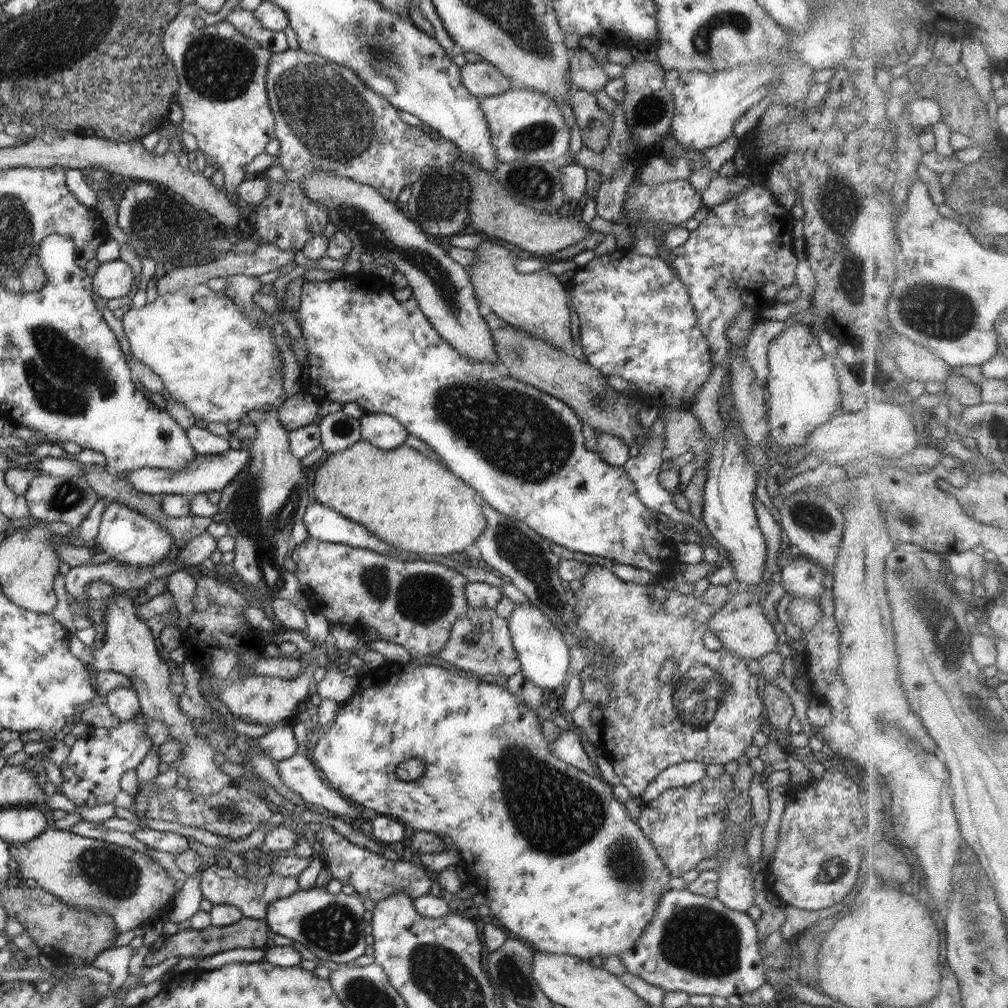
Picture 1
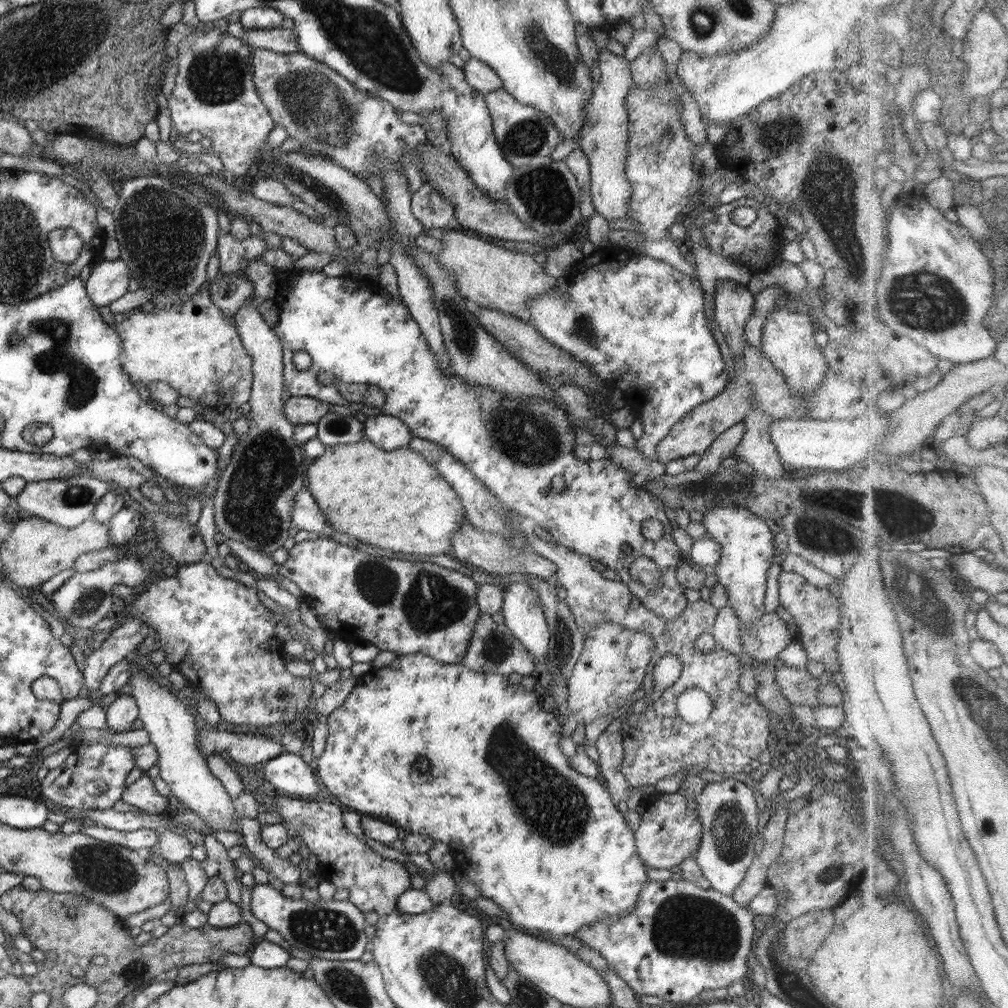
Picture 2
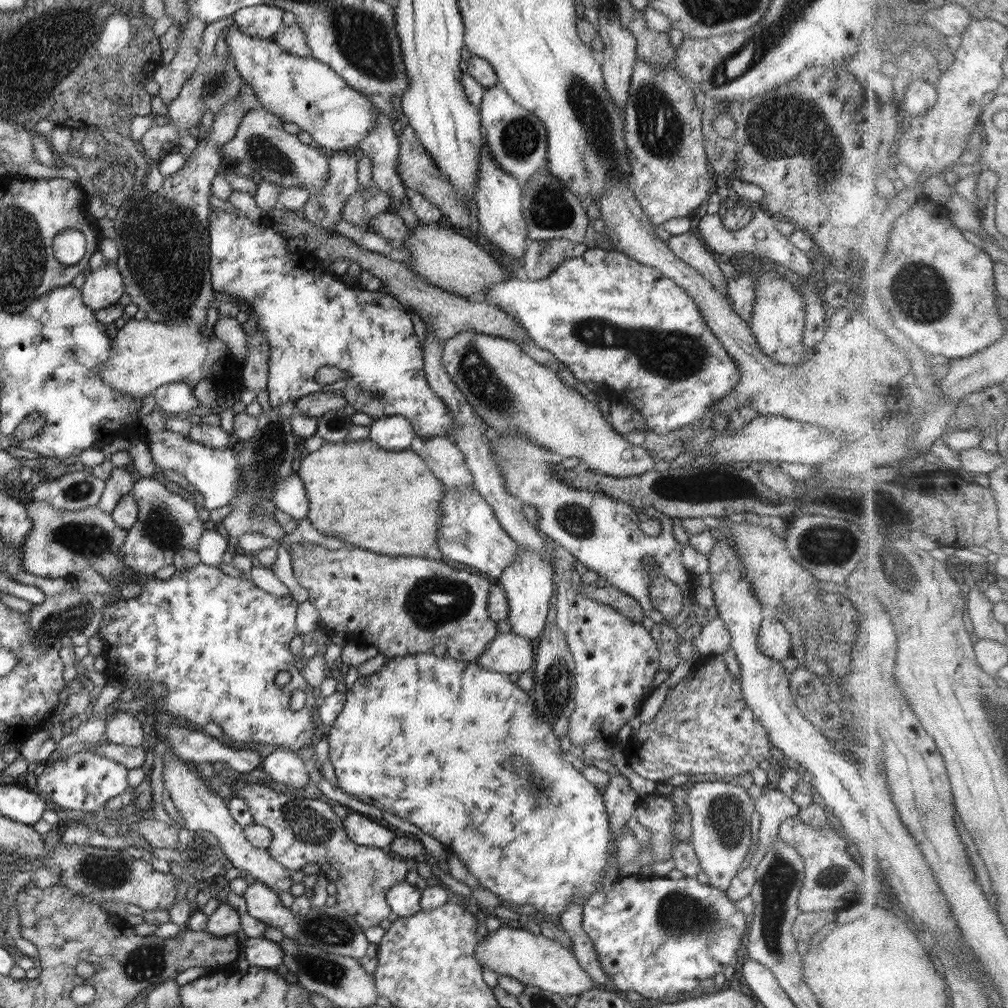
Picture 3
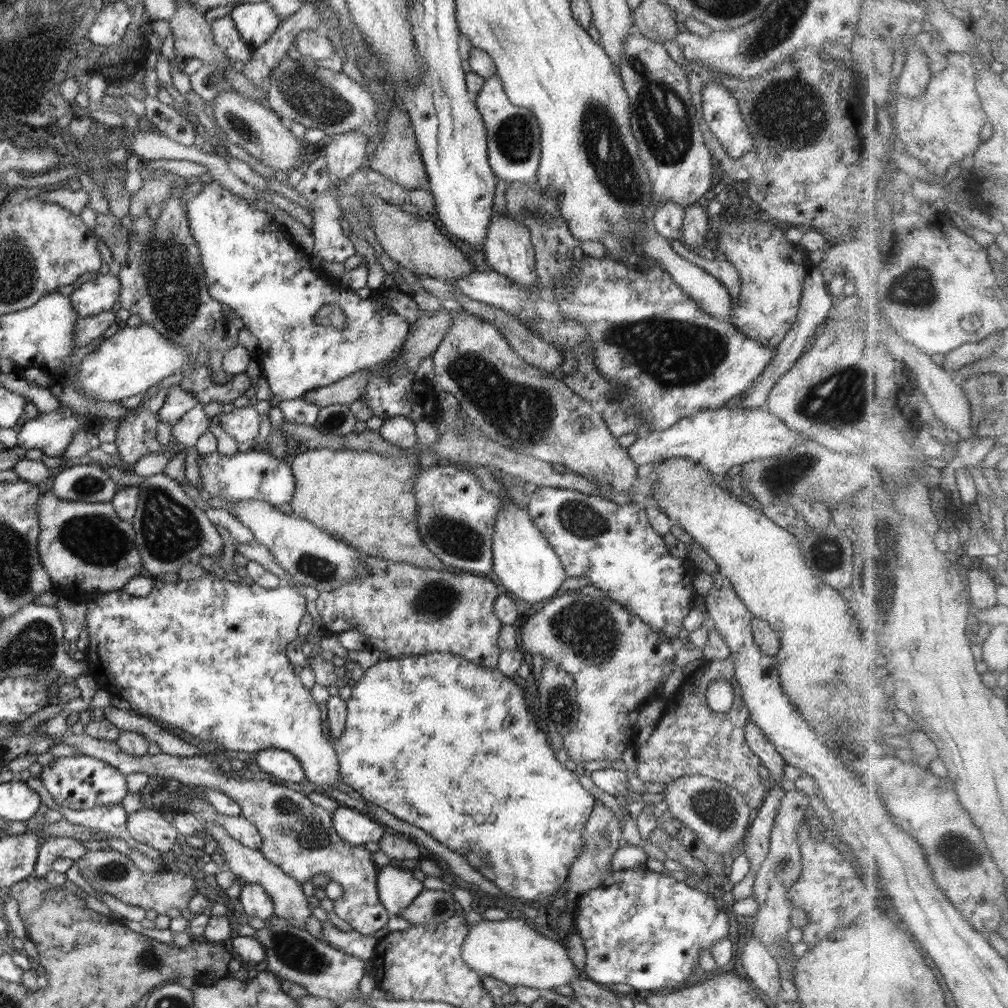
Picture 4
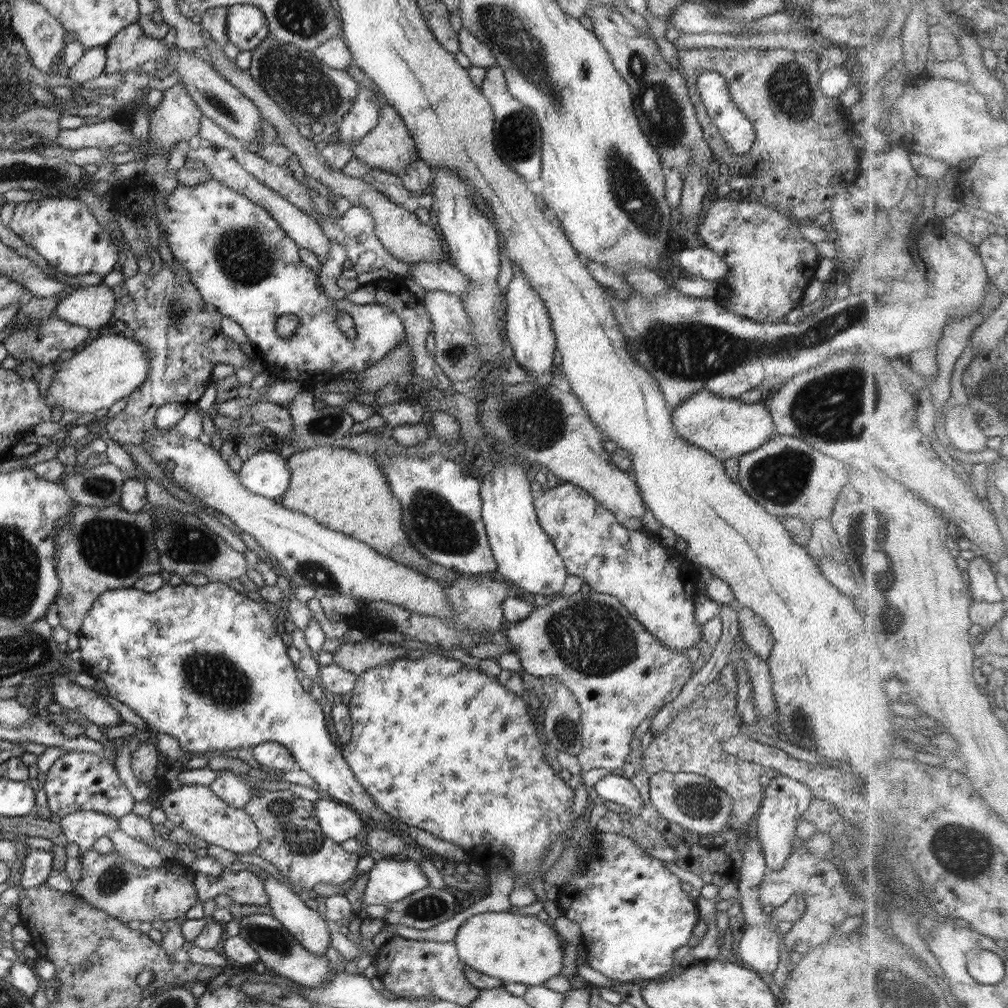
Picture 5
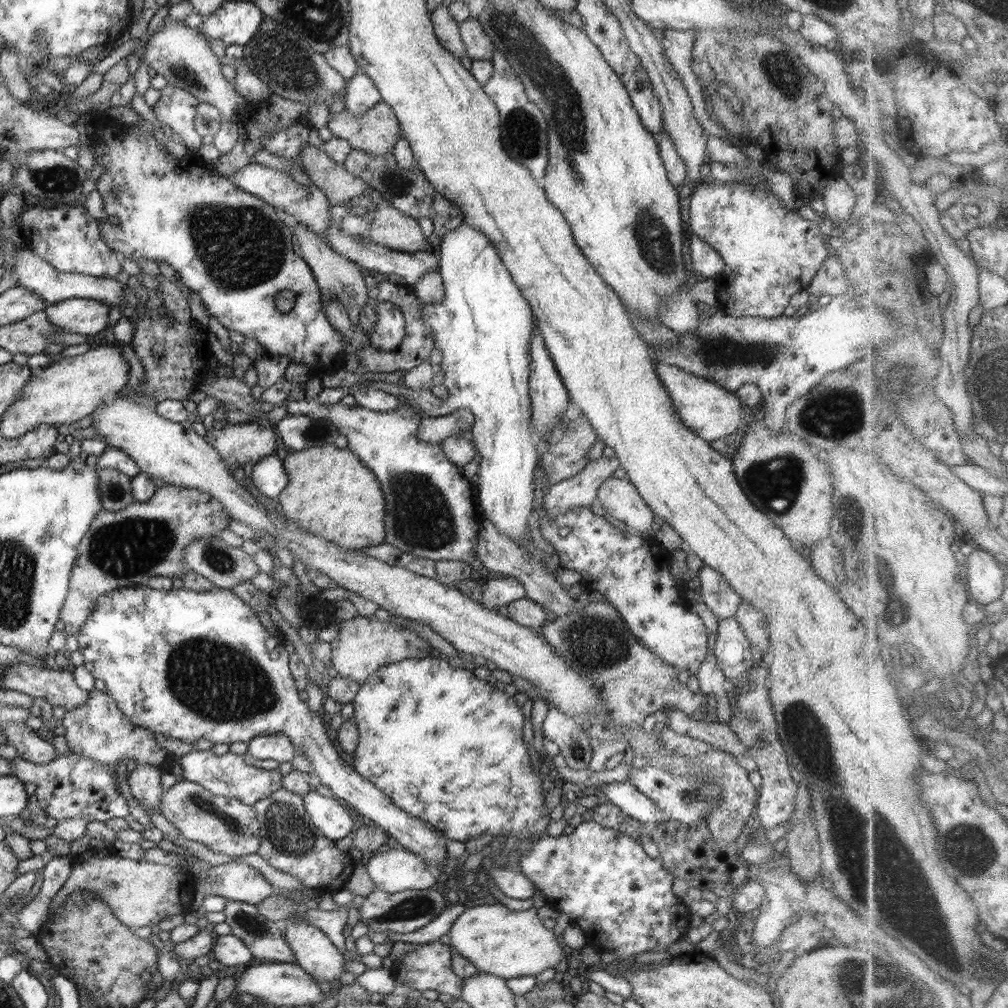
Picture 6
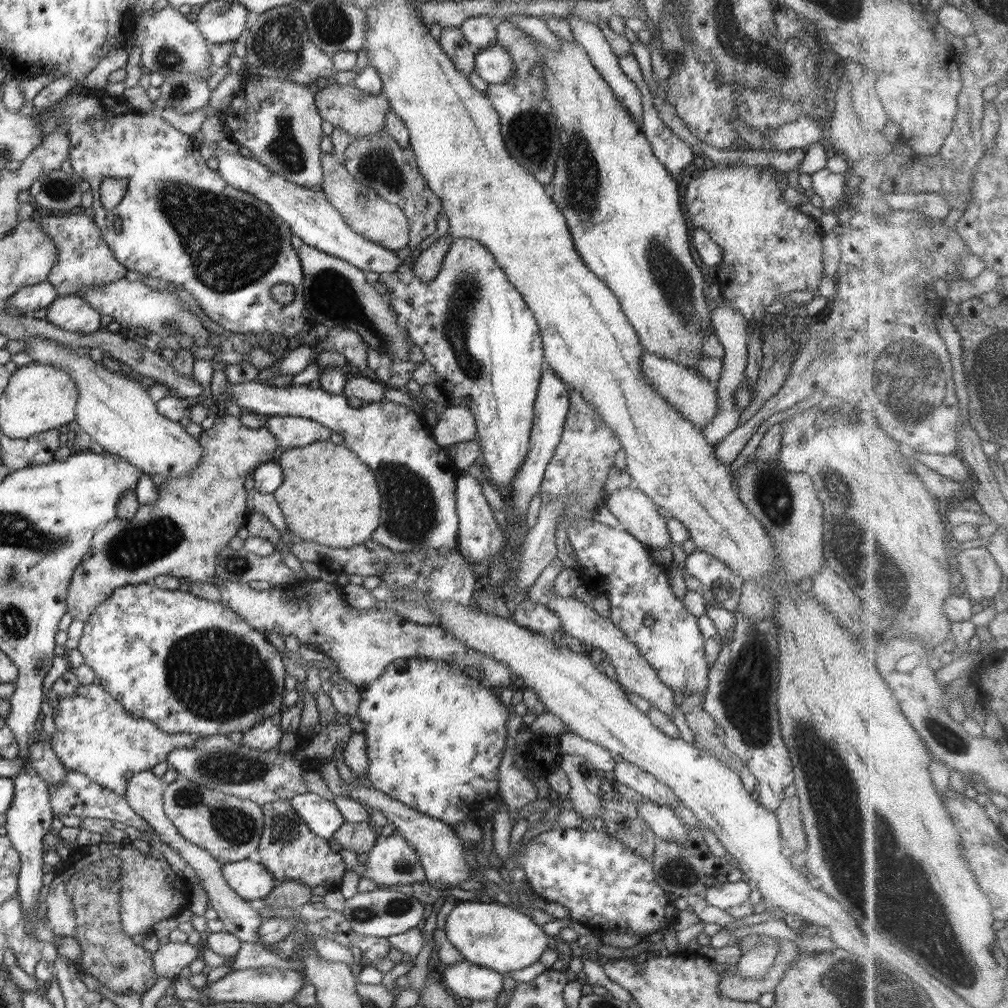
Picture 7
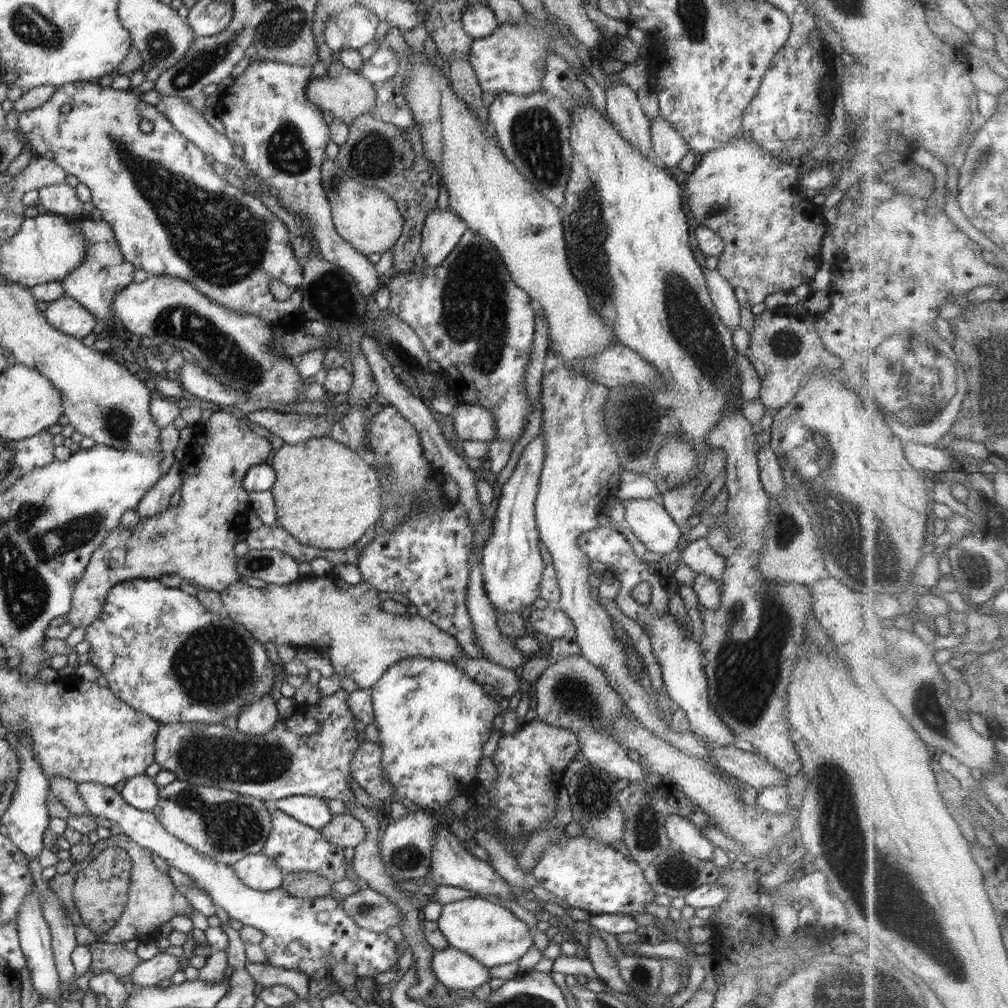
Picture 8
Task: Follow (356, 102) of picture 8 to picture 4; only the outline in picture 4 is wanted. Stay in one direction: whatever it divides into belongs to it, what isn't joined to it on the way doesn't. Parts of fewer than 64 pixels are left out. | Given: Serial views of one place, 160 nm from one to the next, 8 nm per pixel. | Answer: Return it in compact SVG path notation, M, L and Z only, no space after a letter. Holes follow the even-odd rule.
M392 104L392 110L386 113L386 118L386 134L378 142L376 150L369 156L369 161L366 160L366 166L387 176L389 180L396 182L404 189L428 191L430 186L425 166L408 112L403 108L398 108L396 104Z

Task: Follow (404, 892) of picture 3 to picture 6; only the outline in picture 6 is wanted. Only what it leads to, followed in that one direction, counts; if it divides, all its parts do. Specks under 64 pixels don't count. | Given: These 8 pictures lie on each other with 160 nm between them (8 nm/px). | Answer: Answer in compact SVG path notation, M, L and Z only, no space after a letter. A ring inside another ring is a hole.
M401 845L384 852L377 852L365 858L363 862L370 878L374 881L375 890L394 894L403 890L431 889L436 884L437 875L429 868L423 858L410 852ZM338 907L330 911L319 908L309 909L300 914L310 926L315 926L318 930L326 933L332 944L342 953L346 948L346 937L344 937L344 925L348 918L348 907Z

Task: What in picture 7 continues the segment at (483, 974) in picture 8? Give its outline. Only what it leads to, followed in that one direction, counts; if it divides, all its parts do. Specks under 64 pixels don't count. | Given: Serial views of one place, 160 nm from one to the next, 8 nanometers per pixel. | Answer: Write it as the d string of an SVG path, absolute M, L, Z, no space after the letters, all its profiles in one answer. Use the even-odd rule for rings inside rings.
M466 959L443 966L442 983L455 997L497 1002L498 994L503 989L503 974Z

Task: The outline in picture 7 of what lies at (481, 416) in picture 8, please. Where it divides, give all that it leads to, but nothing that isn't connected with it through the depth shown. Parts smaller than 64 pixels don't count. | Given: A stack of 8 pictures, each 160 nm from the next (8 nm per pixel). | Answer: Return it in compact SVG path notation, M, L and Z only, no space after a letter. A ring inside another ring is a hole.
M450 405L438 416L430 431L433 439L445 448L474 441L477 438L476 419L467 406Z

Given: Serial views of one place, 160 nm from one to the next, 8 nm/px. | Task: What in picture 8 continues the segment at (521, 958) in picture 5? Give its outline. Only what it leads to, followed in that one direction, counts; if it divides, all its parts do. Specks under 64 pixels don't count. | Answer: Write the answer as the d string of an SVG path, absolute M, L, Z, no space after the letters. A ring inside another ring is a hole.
M468 897L442 905L442 912L435 920L450 947L472 955L482 966L492 968L516 962L534 945L530 929L512 911L483 897Z

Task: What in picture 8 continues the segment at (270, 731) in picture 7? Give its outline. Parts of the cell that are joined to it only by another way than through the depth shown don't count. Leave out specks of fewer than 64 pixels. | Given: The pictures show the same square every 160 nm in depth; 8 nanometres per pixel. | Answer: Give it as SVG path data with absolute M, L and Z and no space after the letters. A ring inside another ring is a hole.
M264 695L242 707L237 714L236 728L244 734L258 736L270 732L280 720L276 702L270 695Z

